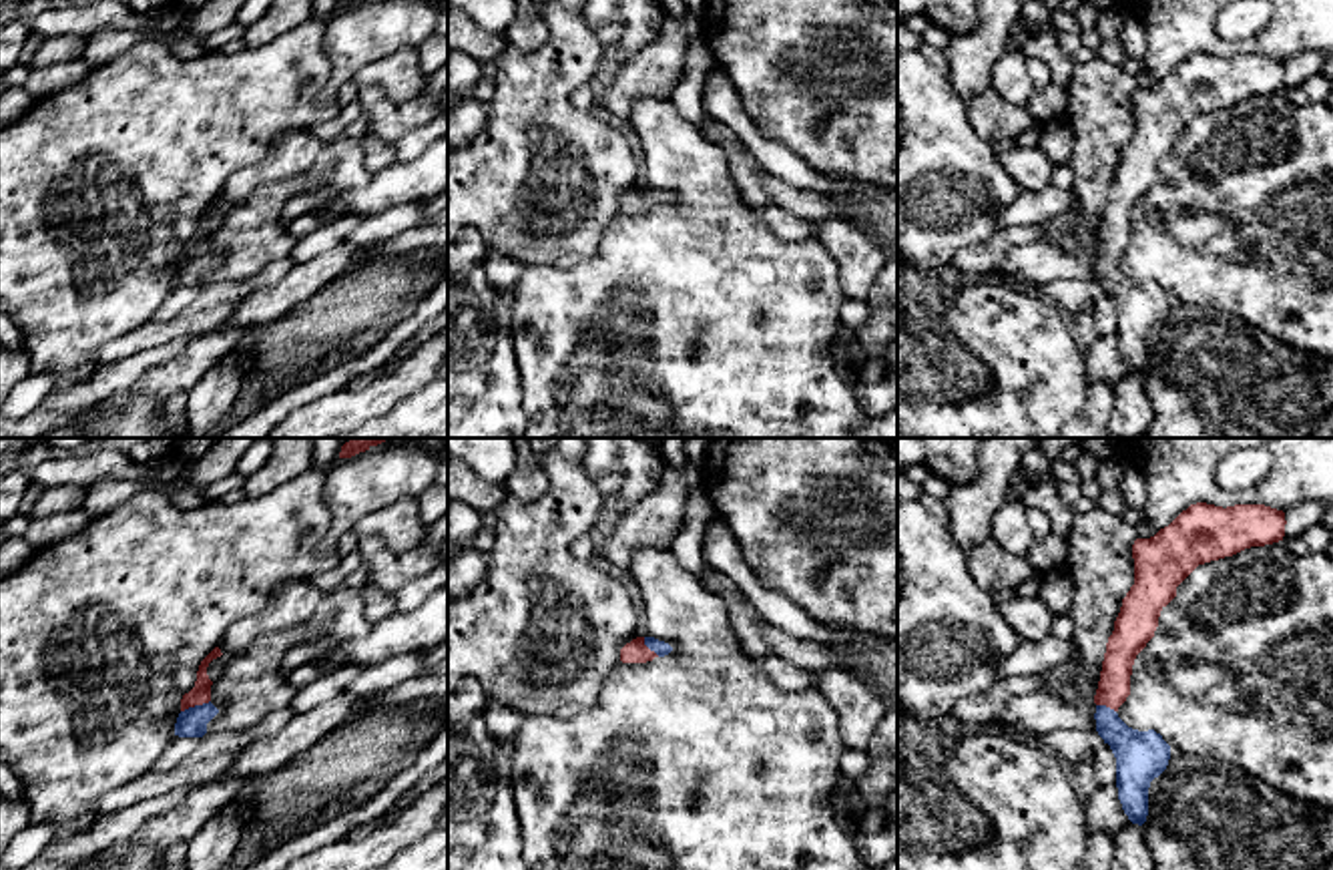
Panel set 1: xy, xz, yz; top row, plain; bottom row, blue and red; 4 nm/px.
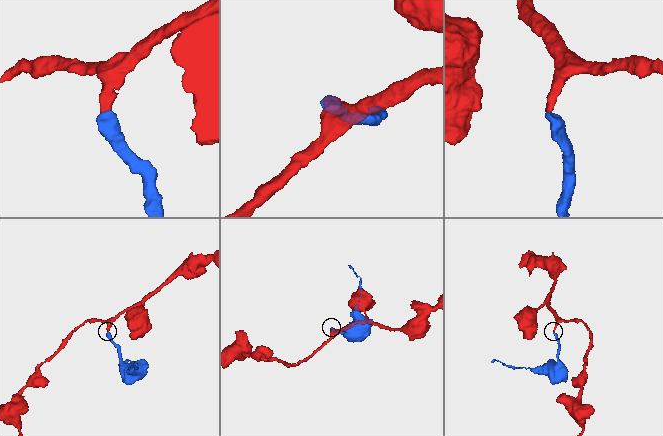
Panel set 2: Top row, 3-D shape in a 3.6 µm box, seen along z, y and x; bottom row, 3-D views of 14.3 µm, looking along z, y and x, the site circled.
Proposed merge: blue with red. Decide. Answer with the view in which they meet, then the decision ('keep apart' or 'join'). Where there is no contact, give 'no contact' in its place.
meets blue in xy; join

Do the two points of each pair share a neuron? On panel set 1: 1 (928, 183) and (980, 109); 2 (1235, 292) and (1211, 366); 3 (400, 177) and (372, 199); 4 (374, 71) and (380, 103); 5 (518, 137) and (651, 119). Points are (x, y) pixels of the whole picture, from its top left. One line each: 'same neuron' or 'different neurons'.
1: different neurons
2: different neurons
3: same neuron
4: different neurons
5: different neurons

